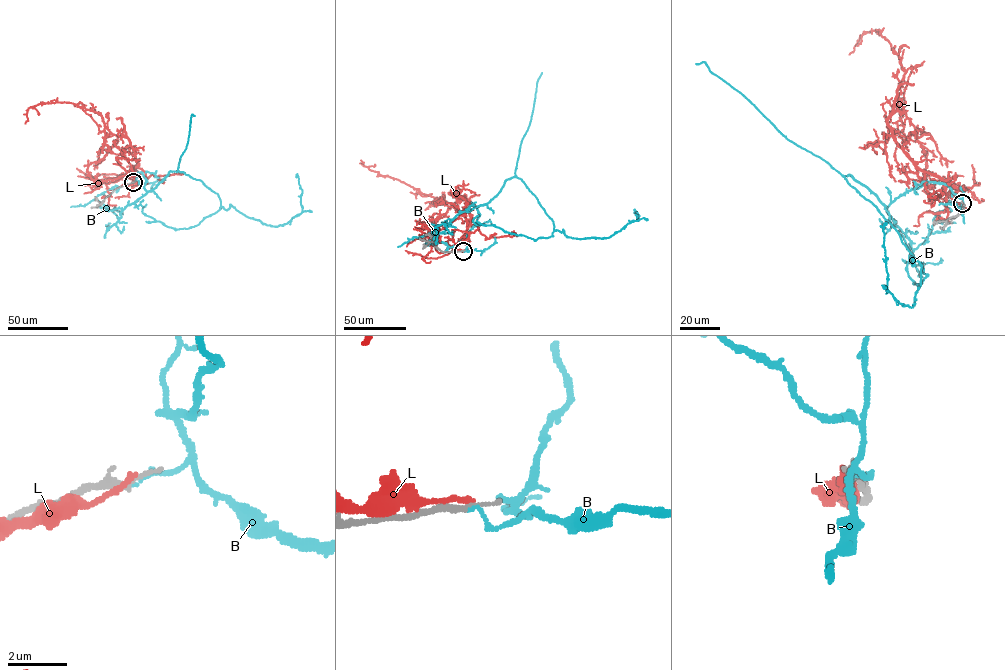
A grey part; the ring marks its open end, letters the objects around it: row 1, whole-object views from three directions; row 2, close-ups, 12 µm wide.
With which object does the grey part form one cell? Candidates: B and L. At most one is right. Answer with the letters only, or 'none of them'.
none of them

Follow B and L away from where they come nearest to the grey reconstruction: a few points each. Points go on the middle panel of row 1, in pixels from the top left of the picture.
B: (463, 251), (477, 208), (513, 177), (535, 196), (554, 230), (567, 236), (610, 237), (637, 220), (634, 212)
L: (463, 250), (451, 246), (471, 221), (465, 195), (452, 203), (440, 197), (436, 200), (370, 170), (360, 160)

